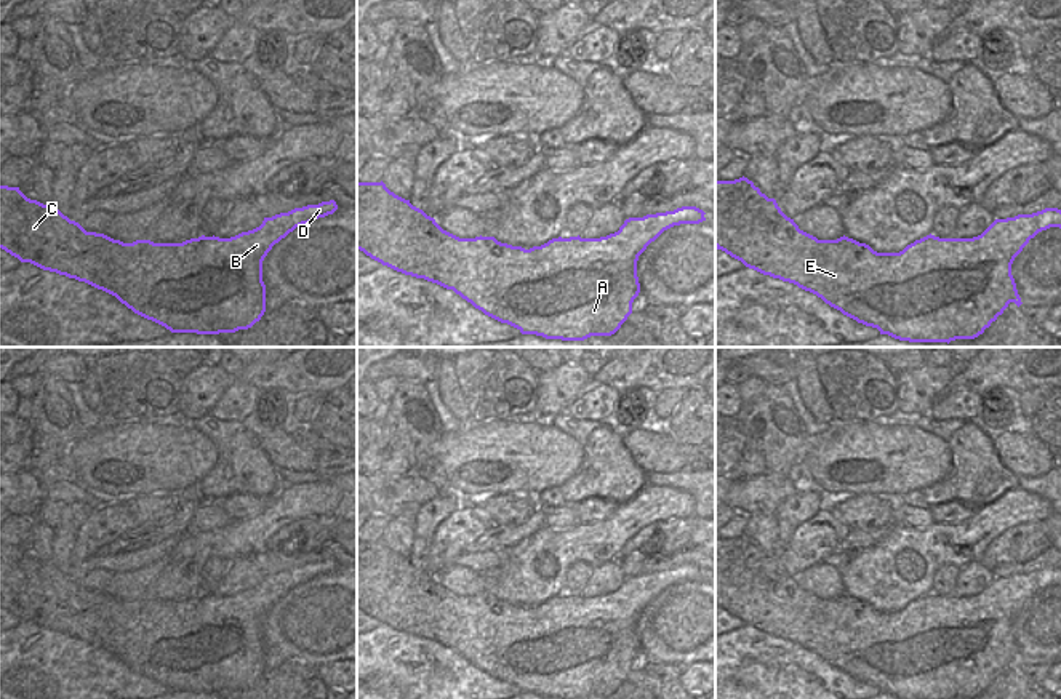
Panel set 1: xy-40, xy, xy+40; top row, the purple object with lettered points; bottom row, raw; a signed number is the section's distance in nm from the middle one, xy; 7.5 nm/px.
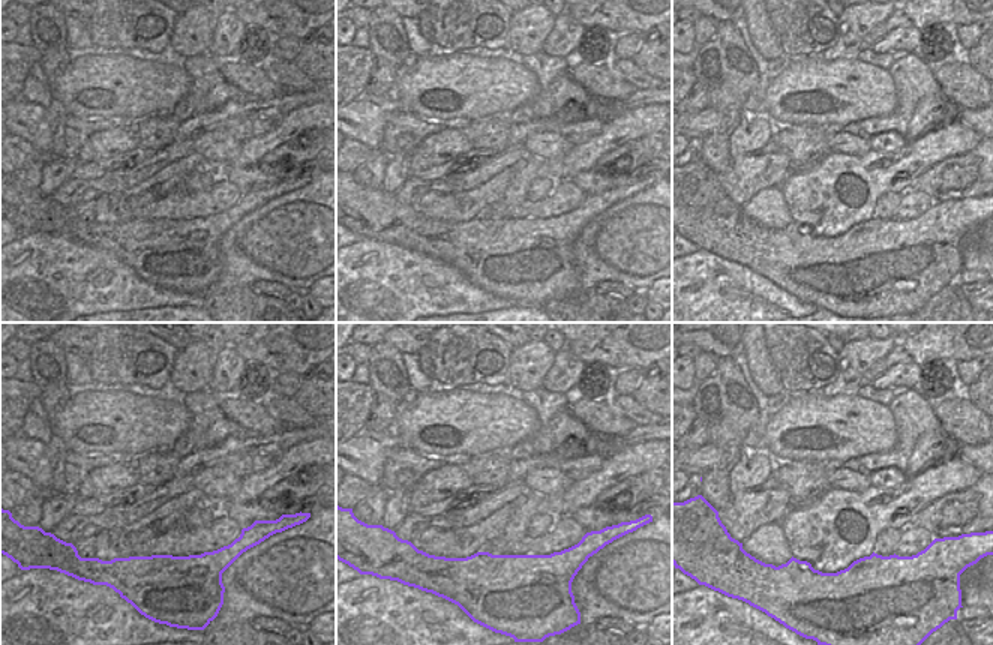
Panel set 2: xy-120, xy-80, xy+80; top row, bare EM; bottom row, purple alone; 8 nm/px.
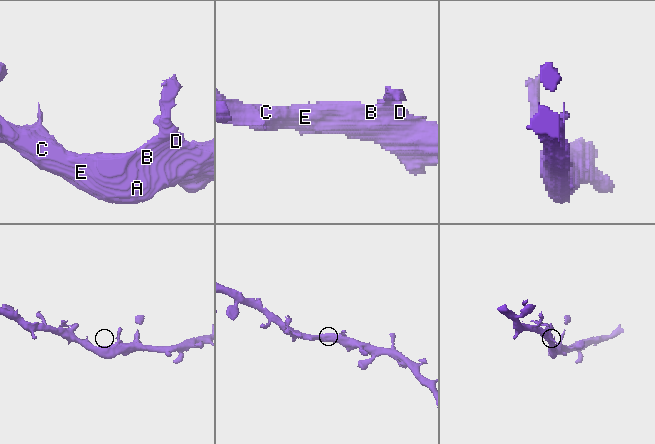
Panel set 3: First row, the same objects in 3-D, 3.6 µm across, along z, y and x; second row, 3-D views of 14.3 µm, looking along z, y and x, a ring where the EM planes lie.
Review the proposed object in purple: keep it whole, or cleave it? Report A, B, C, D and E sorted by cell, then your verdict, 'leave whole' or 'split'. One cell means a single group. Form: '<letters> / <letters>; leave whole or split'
A B C D E; leave whole

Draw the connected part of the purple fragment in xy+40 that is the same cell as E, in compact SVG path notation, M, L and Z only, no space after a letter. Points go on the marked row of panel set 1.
M747 178L715 181L715 248L763 275L797 285L843 315L909 342L975 339L1015 302L1023 304L1011 264L1039 232L1061 229L1061 210L995 219L973 238L927 235L899 253L877 253L848 237L818 240L803 232Z

